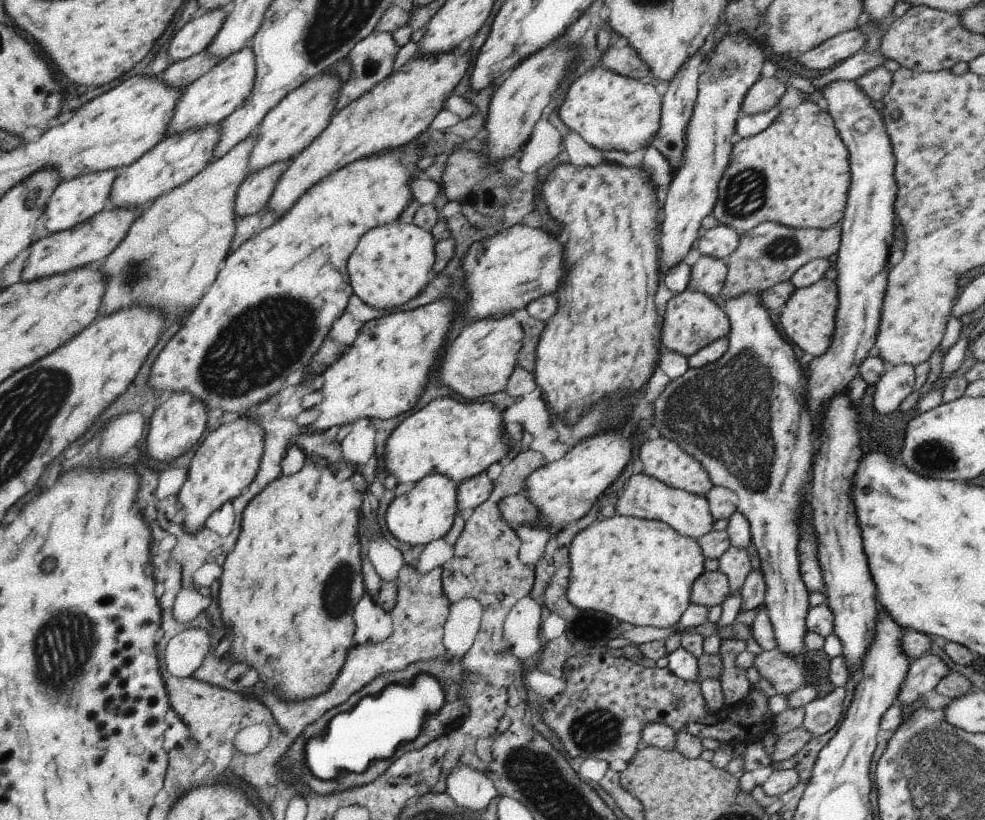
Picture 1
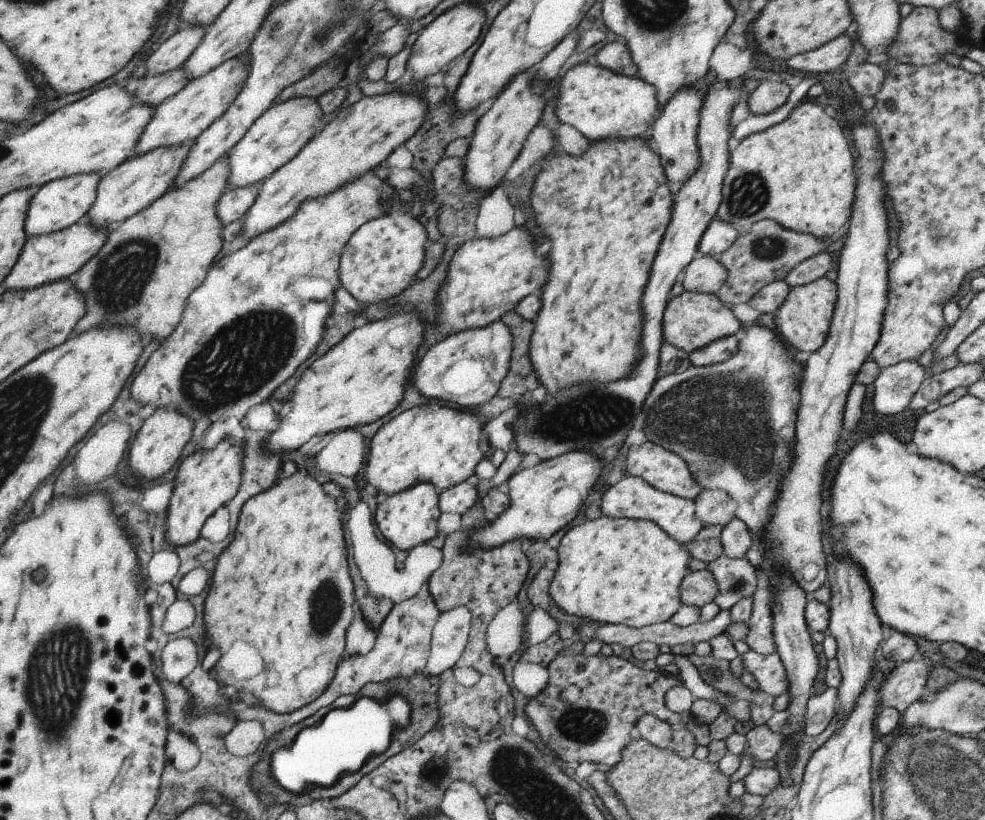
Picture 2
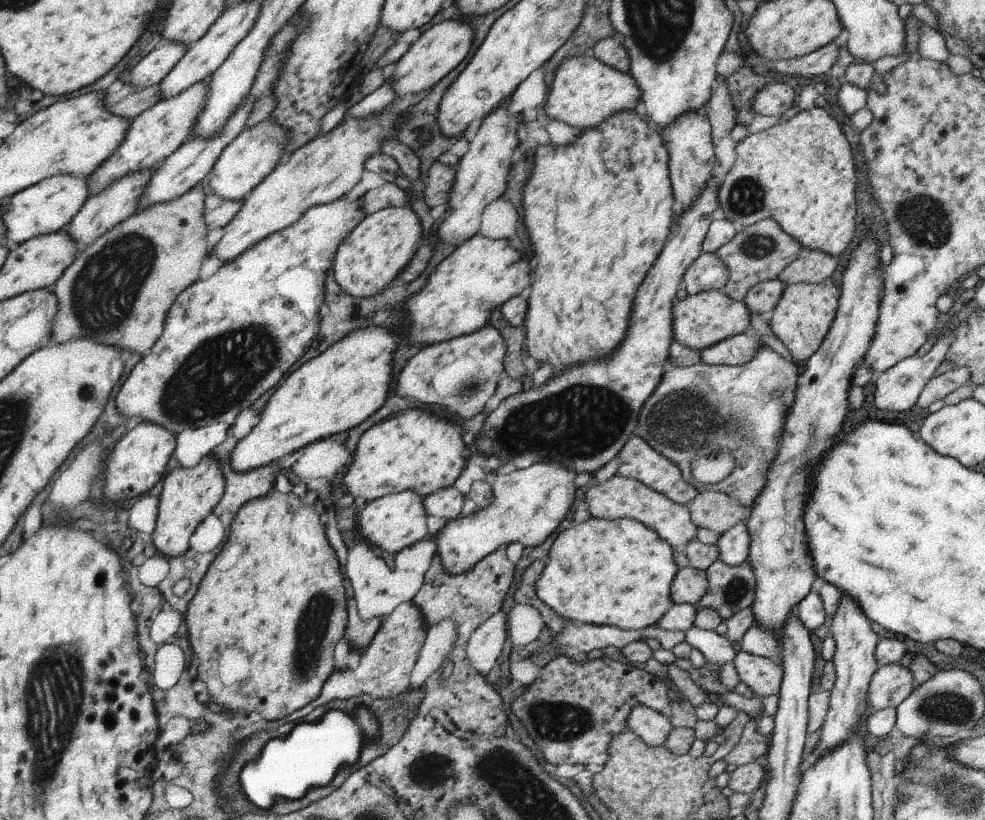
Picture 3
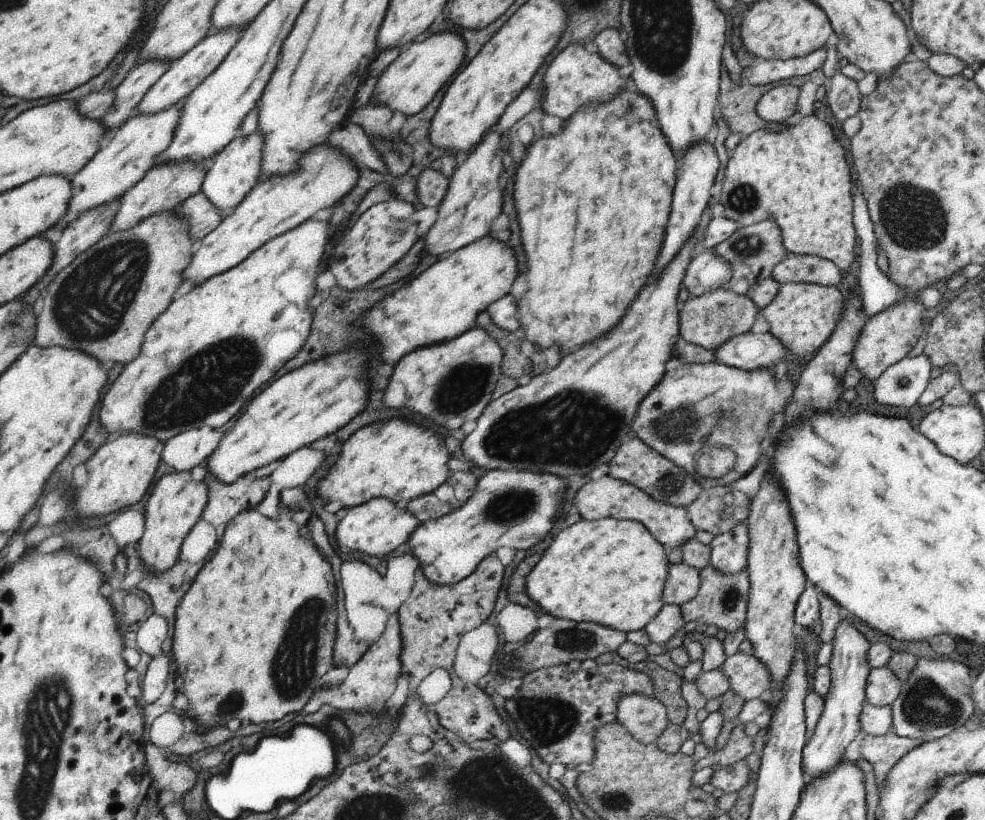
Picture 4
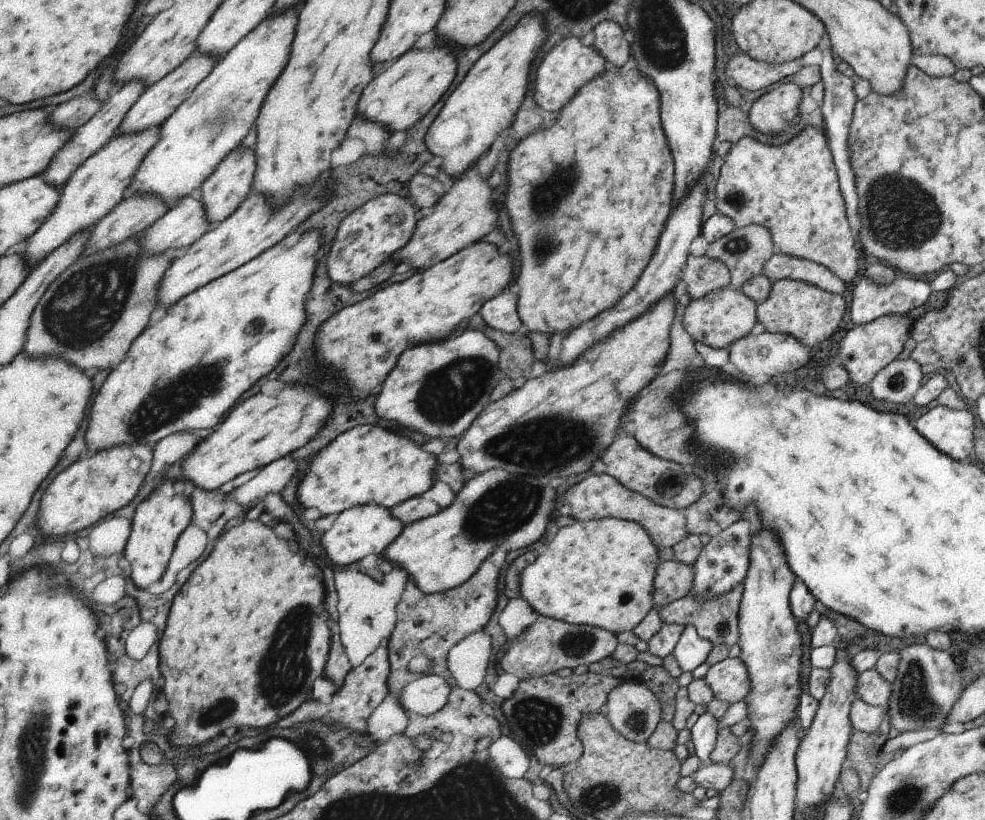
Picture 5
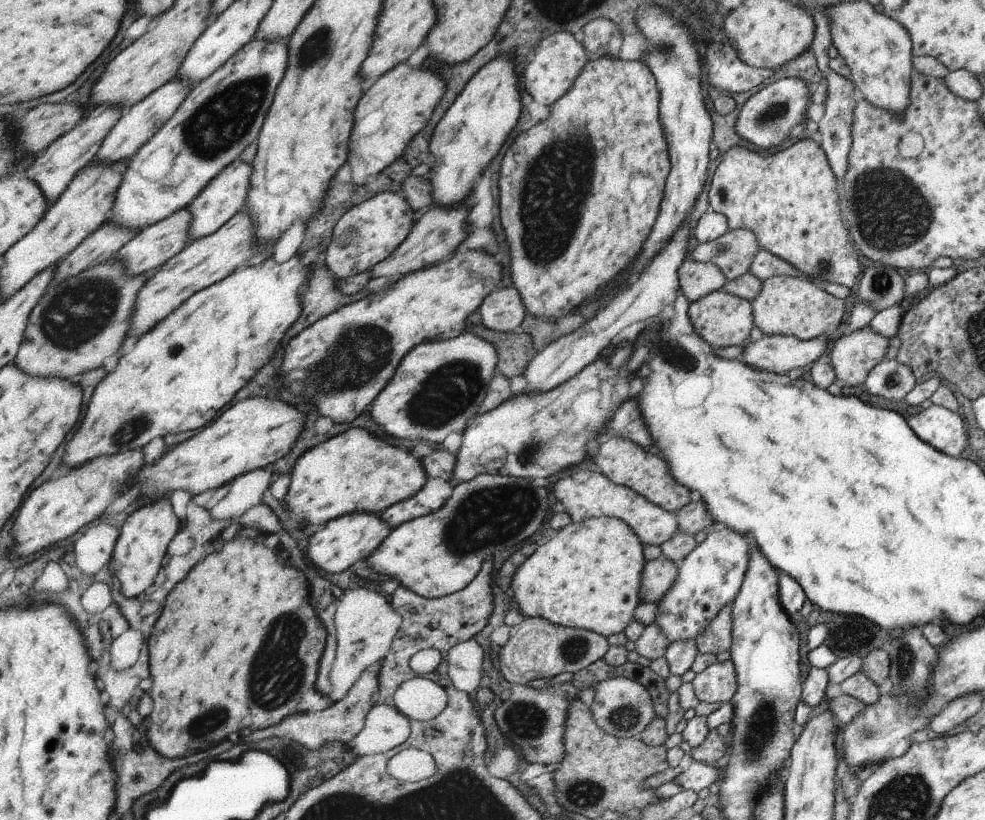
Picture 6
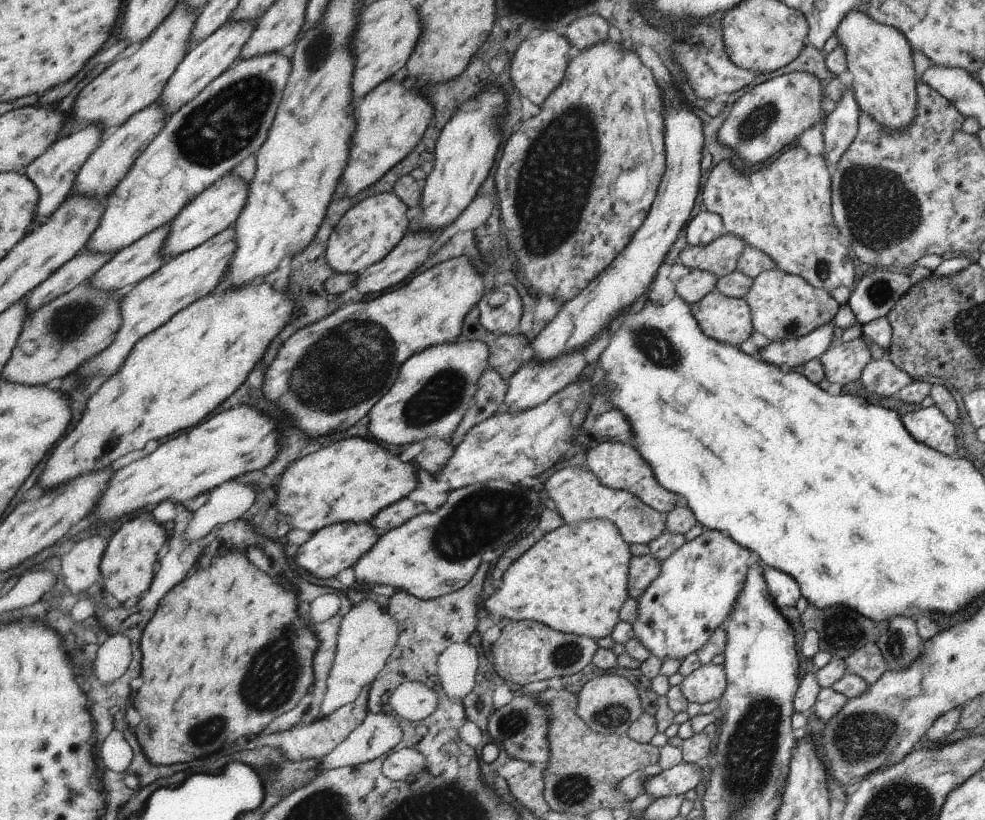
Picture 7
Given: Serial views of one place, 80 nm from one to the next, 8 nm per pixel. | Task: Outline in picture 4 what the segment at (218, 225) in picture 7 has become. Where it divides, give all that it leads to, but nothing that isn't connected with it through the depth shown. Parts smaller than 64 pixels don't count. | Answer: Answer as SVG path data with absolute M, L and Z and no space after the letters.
M258 130L245 137L236 136L218 156L213 158L203 180L202 192L223 212L223 216L232 214L260 182L263 176L264 145L266 145L264 134Z

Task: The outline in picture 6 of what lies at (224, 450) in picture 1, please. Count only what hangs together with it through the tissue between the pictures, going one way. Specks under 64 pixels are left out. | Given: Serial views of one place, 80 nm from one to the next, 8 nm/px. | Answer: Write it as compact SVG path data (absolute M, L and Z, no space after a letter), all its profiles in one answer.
M166 494L164 498L160 496L160 500L142 506L132 516L128 516L128 520L122 526L120 540L114 548L114 560L120 567L118 585L120 584L121 591L126 596L137 597L154 584L160 568L163 567L162 558L165 557L168 545L180 530L180 522L184 519L172 511L169 498L170 495Z

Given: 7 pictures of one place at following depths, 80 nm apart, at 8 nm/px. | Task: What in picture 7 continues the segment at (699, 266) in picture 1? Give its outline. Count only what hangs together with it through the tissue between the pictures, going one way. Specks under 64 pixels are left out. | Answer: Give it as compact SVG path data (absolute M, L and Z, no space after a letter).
M678 262L672 265L668 278L674 284L674 294L689 305L702 300L715 289L719 277L709 270L693 269Z

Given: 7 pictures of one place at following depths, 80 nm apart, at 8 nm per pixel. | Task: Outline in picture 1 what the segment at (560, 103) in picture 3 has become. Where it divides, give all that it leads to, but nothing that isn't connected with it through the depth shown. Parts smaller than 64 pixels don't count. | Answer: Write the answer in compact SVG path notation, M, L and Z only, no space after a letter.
M598 65L569 86L559 115L590 146L628 154L646 149L655 141L661 127L661 102L660 94L650 82L625 77Z

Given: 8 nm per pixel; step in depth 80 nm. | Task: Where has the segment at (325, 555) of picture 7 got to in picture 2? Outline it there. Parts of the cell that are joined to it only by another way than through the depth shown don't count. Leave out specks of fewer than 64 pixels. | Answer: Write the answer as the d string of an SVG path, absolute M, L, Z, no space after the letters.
M425 482L384 500L378 506L378 512L376 512L379 533L388 542L392 542L396 548L407 551L414 549L415 546L427 543L432 538L436 538L436 535L439 534L436 525L442 513L439 507L441 492L431 482Z

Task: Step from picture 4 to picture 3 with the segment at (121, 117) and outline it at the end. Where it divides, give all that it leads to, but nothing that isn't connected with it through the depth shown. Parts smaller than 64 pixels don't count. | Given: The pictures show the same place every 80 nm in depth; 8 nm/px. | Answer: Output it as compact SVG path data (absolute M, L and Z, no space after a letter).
M162 42L133 68L131 83L139 89L162 82L188 49L189 46L184 43Z

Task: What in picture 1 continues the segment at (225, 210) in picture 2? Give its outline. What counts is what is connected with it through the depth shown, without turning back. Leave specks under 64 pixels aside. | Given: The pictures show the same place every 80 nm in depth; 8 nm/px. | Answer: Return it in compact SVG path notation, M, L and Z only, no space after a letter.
M294 158L275 162L274 165L264 167L252 173L237 193L235 211L237 217L255 215L269 206L274 189L283 174L290 168Z

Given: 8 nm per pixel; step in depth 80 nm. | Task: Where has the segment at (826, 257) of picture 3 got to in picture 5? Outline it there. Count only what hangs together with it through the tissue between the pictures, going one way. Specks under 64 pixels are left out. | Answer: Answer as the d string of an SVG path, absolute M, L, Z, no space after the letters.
M782 252L771 256L767 260L763 268L763 274L773 283L782 279L790 279L804 281L833 293L842 294L846 290L846 283L827 266Z

